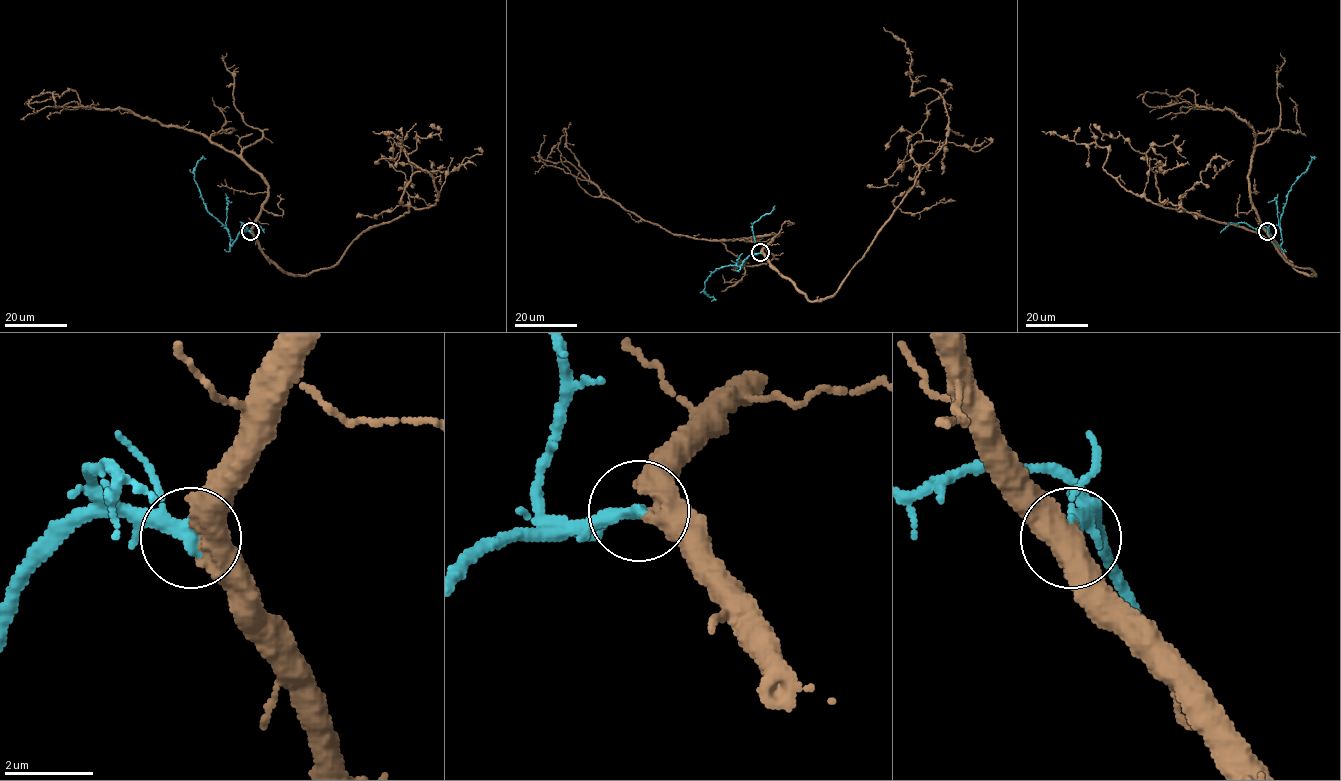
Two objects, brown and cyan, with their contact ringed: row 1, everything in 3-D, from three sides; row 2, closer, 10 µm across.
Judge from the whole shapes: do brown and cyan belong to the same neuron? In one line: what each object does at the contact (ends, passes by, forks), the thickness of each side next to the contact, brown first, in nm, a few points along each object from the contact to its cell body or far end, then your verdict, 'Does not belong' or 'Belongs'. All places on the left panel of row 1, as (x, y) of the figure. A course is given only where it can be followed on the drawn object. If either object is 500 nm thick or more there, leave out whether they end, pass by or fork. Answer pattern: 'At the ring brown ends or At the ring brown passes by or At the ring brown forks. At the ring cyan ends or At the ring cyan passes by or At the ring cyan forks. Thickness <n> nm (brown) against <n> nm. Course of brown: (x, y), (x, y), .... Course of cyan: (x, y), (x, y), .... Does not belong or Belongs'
At the ring brown passes by. At the ring cyan passes by. Thickness 440 nm (brown) against 280 nm. Course of brown: (250, 231), (284, 271), (309, 275), (333, 266), (368, 227), (432, 206), (434, 179), (393, 133), (373, 131). Course of cyan: (250, 231), (243, 230), (231, 245), (228, 230), (207, 210), (194, 178), (201, 158). Belongs

